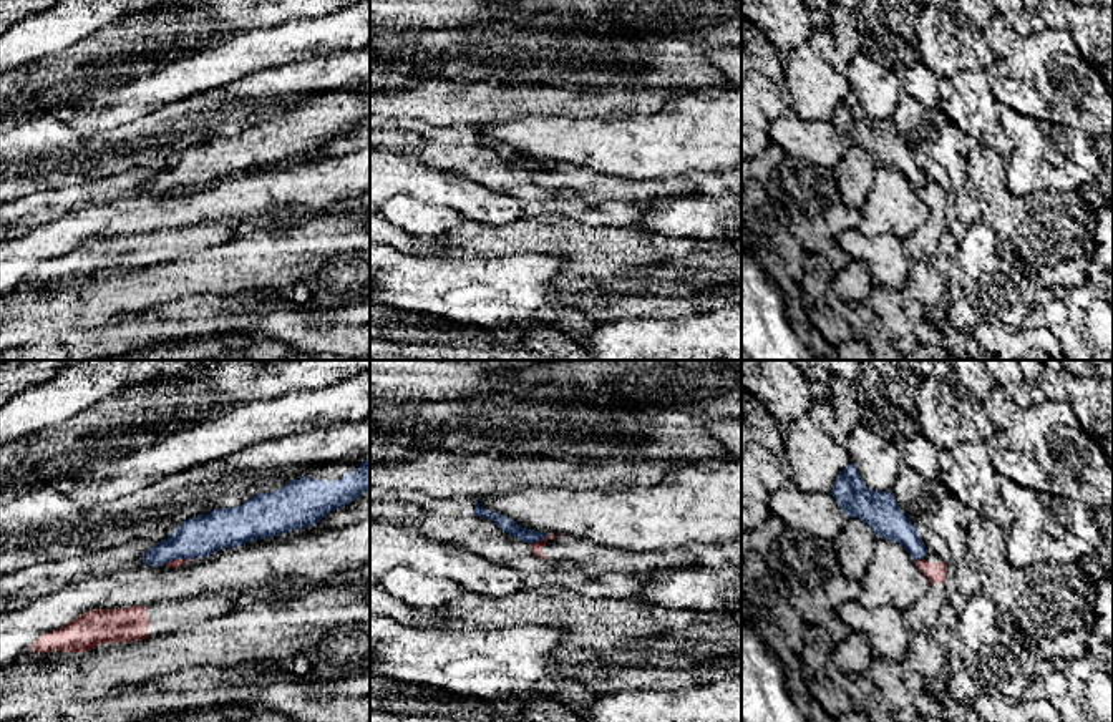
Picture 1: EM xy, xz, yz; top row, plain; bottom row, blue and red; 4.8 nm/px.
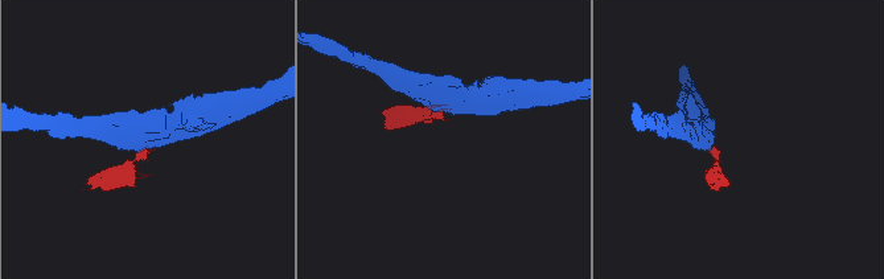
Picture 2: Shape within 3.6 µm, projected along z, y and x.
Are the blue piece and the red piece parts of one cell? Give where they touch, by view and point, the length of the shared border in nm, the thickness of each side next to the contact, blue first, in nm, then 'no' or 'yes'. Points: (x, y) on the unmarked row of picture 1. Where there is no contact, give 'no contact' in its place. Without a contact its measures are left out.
meets blue in xz at (538, 168); contact 110 nm long; 70 nm thick on the blue side, 60 nm on the other; no

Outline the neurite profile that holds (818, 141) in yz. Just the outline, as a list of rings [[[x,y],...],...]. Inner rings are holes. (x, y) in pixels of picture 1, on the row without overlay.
[[[793,110],[771,121],[768,136],[785,154],[798,156],[829,169],[848,151],[846,141],[831,121],[804,121]]]

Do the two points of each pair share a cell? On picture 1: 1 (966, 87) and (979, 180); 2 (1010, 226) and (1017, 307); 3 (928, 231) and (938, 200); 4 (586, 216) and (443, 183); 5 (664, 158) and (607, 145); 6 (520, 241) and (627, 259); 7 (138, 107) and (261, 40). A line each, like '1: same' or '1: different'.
1: different
2: different
3: same
4: same
5: same
6: same
7: same

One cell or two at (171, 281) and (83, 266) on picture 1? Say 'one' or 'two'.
two

